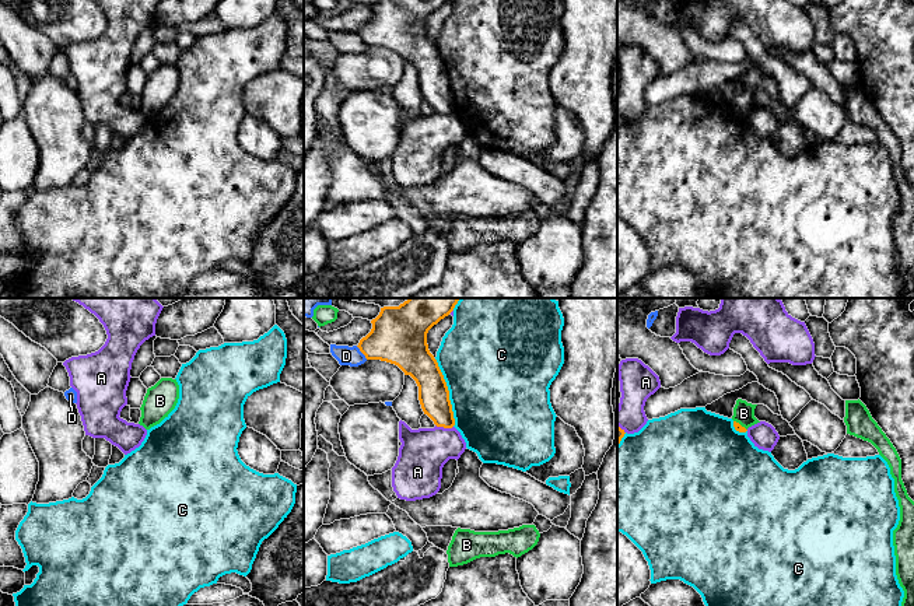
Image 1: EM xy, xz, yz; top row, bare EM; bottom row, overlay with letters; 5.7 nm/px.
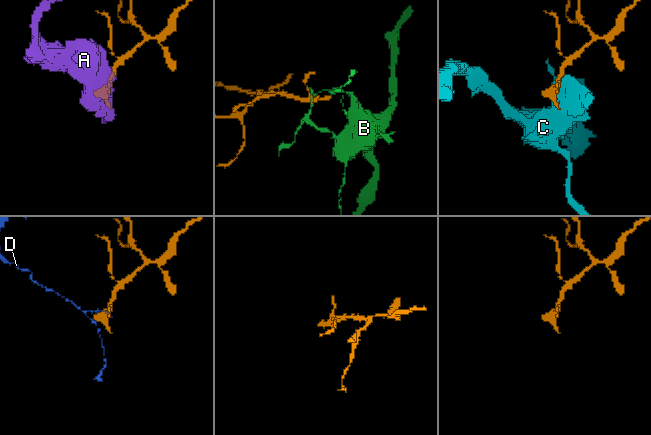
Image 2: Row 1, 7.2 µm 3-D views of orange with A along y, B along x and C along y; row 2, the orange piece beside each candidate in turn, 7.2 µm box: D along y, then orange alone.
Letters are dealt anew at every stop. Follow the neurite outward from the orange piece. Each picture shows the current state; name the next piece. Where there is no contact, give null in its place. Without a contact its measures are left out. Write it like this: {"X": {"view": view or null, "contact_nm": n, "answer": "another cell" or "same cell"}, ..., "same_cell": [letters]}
{"A": {"view": "xz", "contact_nm": 110, "answer": "another cell"}, "B": {"view": "yz", "contact_nm": 100, "answer": "another cell"}, "C": {"view": "xz", "contact_nm": 400, "answer": "another cell"}, "D": {"view": "xz", "contact_nm": 100, "answer": "another cell"}, "same_cell": []}

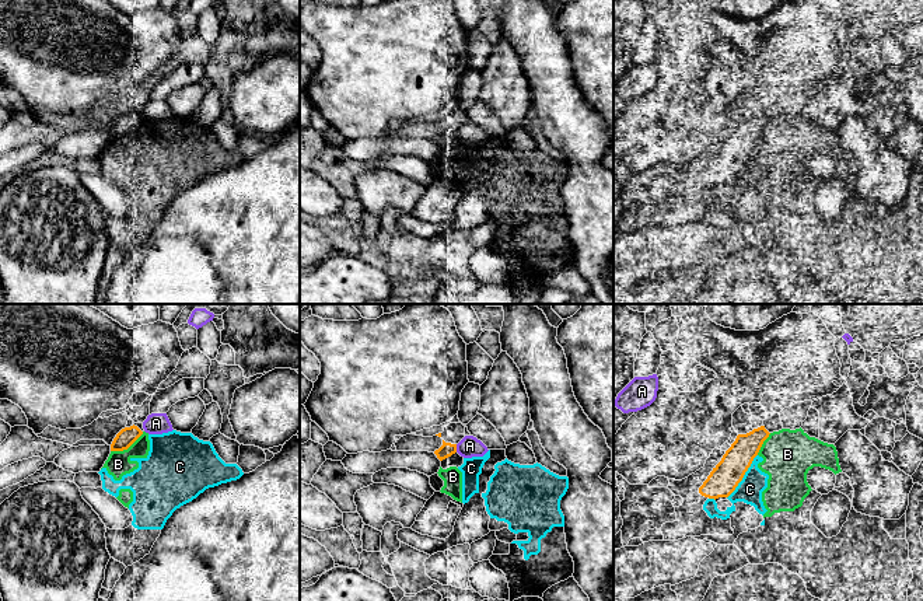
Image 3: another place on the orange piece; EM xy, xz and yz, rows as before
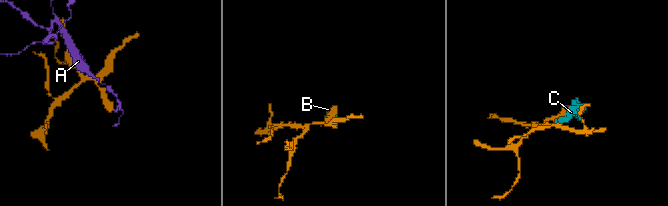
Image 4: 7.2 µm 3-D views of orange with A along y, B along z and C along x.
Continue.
{"A": {"view": "xz", "contact_nm": 50, "answer": "another cell"}, "B": {"view": "xy", "contact_nm": 220, "answer": "another cell"}, "C": {"view": "yz", "contact_nm": 300, "answer": "another cell"}, "same_cell": []}

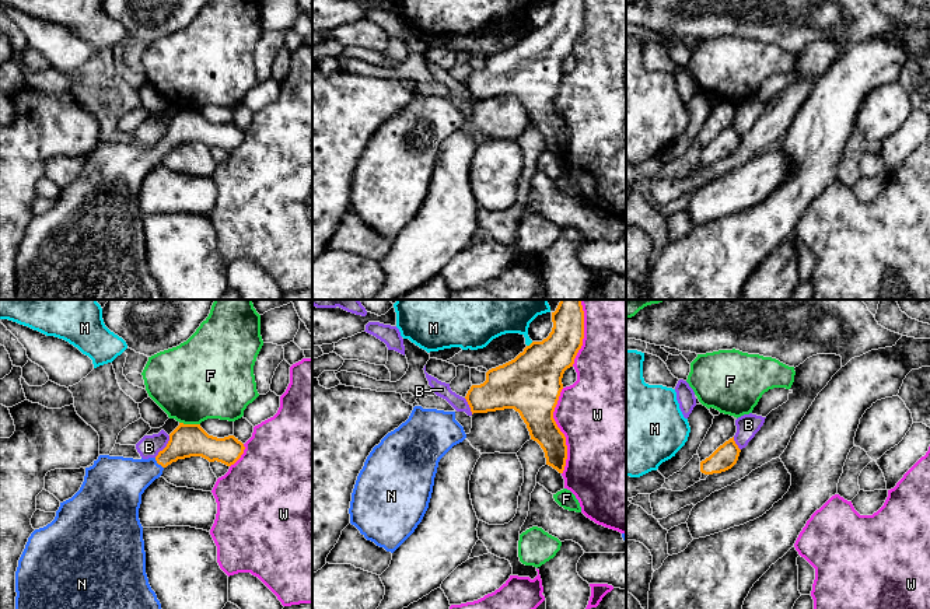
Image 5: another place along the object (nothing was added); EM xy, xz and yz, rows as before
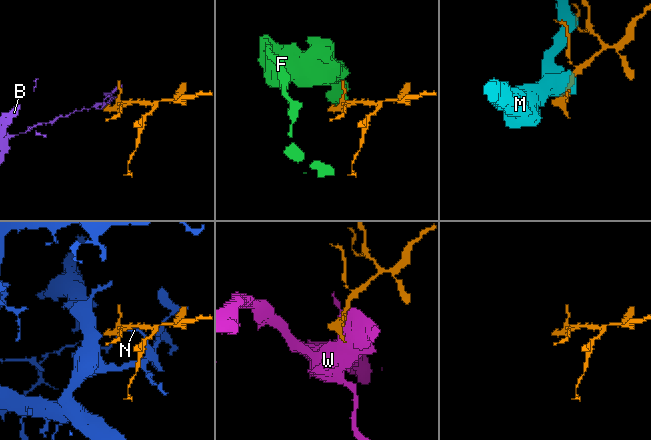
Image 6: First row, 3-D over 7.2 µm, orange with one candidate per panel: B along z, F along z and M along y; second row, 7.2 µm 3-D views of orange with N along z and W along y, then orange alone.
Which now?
{"B": {"view": "xy", "contact_nm": 160, "answer": "another cell"}, "F": {"view": "xy", "contact_nm": 120, "answer": "another cell"}, "M": {"view": "xz", "contact_nm": 50, "answer": "another cell"}, "N": {"view": "xy", "contact_nm": 80, "answer": "same cell"}, "W": {"view": "xz", "contact_nm": 500, "answer": "another cell"}, "same_cell": ["N"]}

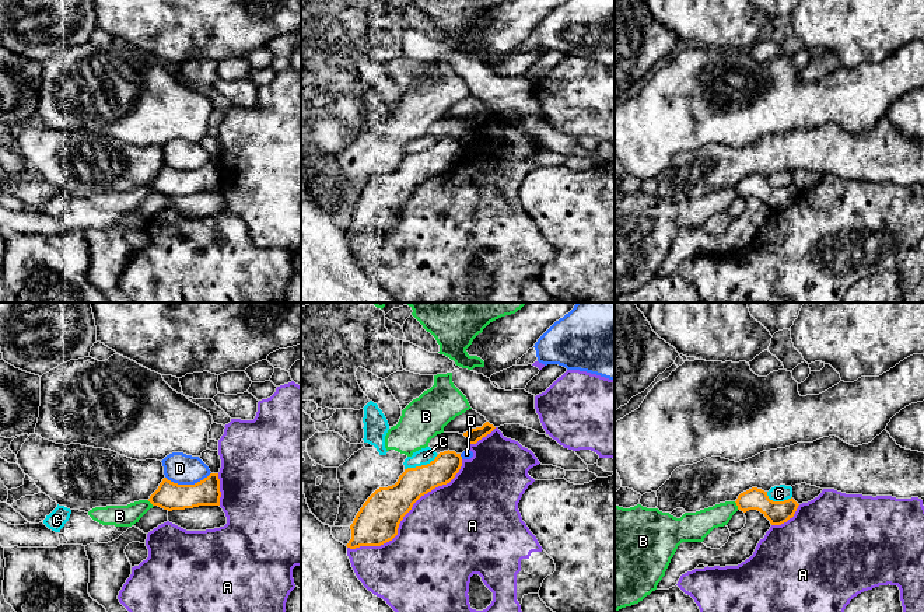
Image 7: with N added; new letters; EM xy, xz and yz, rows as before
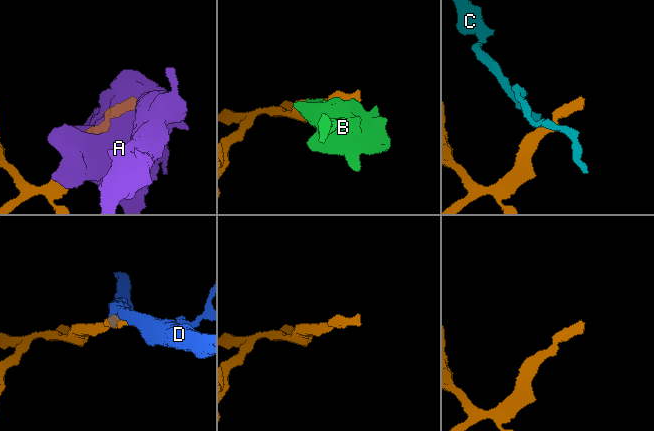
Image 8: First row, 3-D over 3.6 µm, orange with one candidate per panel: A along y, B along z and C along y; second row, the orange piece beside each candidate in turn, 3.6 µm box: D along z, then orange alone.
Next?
{"A": {"view": "xz", "contact_nm": 850, "answer": "another cell"}, "B": {"view": "yz", "contact_nm": 50, "answer": "another cell"}, "C": {"view": "xz", "contact_nm": 220, "answer": "another cell"}, "D": {"view": "xy", "contact_nm": 260, "answer": "another cell"}, "same_cell": []}

